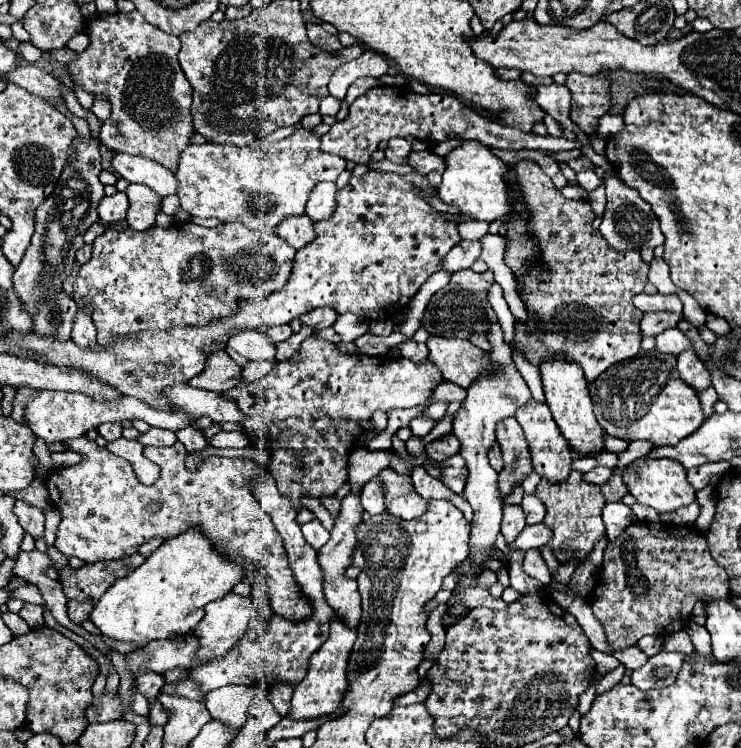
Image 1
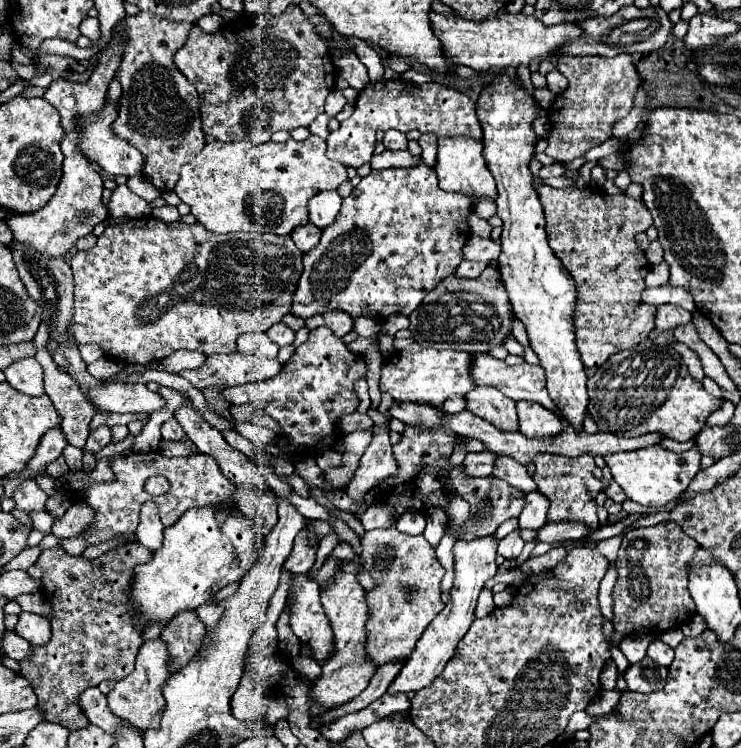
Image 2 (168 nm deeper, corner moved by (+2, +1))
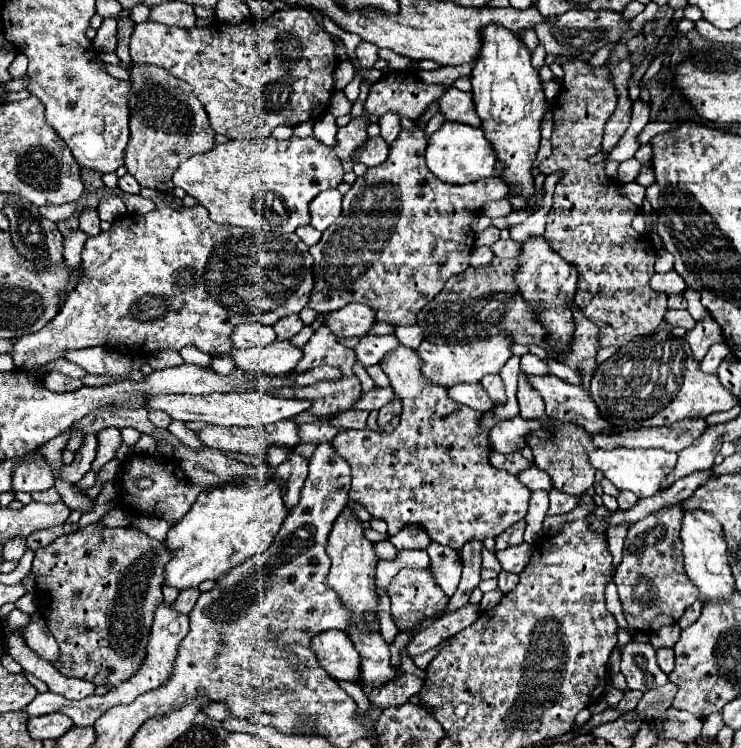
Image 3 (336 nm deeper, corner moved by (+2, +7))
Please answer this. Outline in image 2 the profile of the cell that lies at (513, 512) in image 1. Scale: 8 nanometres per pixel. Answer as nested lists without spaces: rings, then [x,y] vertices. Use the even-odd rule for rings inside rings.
[[[515,530],[515,532],[511,532],[509,536],[505,536],[505,538],[499,542],[497,552],[499,552],[505,560],[515,560],[515,558],[521,556],[521,552],[523,552],[523,544],[525,544],[525,542],[521,540],[519,530]]]

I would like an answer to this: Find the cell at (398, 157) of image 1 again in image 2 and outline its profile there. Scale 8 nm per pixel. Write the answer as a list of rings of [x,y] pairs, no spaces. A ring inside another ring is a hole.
[[[387,130],[383,144],[387,150],[407,150],[407,138],[399,130]]]

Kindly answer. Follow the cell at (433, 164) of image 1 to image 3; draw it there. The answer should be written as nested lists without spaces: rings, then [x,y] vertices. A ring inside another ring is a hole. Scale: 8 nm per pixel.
[[[375,136],[375,138],[367,140],[367,144],[359,150],[357,156],[359,156],[357,162],[363,162],[367,166],[379,166],[387,160],[389,146],[385,144],[385,140],[381,136]]]

